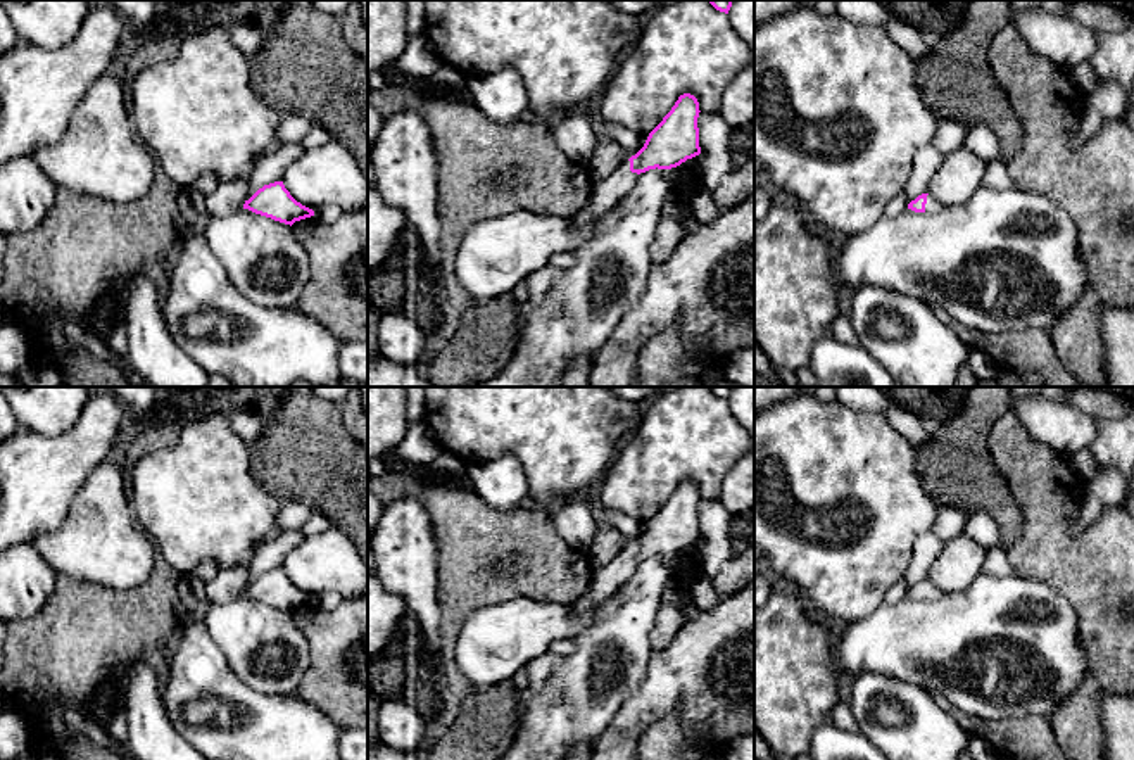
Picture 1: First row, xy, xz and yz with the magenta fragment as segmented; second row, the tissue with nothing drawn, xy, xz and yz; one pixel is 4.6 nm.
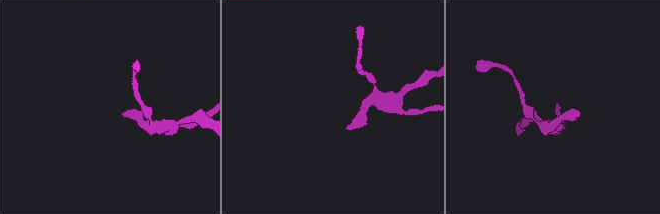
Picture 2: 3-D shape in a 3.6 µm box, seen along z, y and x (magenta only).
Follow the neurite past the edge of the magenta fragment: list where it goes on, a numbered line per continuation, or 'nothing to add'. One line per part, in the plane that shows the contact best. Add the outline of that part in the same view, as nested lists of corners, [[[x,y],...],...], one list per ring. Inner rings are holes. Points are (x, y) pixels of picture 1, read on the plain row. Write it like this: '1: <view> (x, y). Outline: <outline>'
1: xz (606, 581). Outline: [[[625,548],[611,563],[594,568],[589,589],[573,601],[571,611],[578,615],[609,599],[633,573],[637,563],[637,560],[630,558],[630,548]]]

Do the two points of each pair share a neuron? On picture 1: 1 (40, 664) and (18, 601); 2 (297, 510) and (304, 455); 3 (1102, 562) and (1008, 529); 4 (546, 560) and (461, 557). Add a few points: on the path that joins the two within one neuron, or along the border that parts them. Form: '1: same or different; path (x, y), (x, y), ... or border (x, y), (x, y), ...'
1: different; border (54, 591), (33, 615), (18, 620)
2: different; border (285, 500), (296, 500), (313, 510)
3: different; border (1012, 493), (1022, 517), (1022, 532), (1007, 548)
4: same; path (525, 546), (482, 546)

